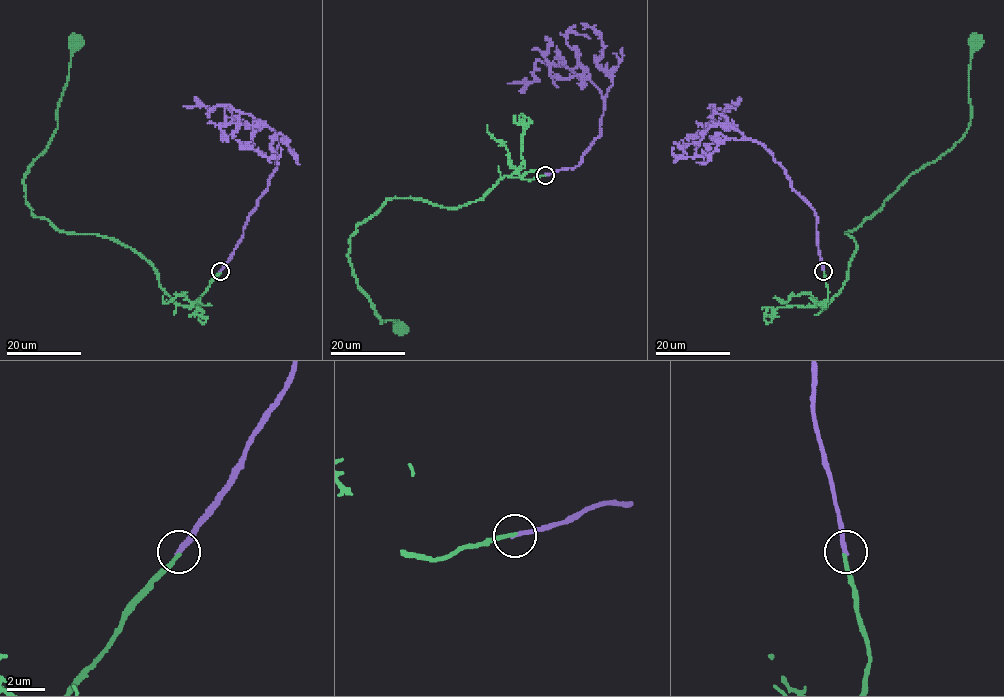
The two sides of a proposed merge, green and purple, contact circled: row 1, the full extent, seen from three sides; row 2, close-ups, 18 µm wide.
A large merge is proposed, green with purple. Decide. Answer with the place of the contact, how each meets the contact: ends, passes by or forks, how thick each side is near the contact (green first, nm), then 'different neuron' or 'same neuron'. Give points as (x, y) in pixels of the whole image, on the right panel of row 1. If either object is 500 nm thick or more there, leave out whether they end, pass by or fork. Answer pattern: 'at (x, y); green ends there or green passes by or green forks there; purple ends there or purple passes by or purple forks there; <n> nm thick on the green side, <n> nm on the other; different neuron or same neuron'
at (823, 271); green ends there; purple ends there; 190 nm thick on the green side, 240 nm on the other; same neuron

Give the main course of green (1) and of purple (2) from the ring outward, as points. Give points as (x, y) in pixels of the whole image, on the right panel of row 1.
1: (823, 271), (825, 305), (843, 287), (856, 247), (846, 233), (966, 132), (975, 42)
2: (823, 271), (815, 211), (769, 151), (747, 139), (714, 105), (709, 107), (728, 110), (731, 106)

